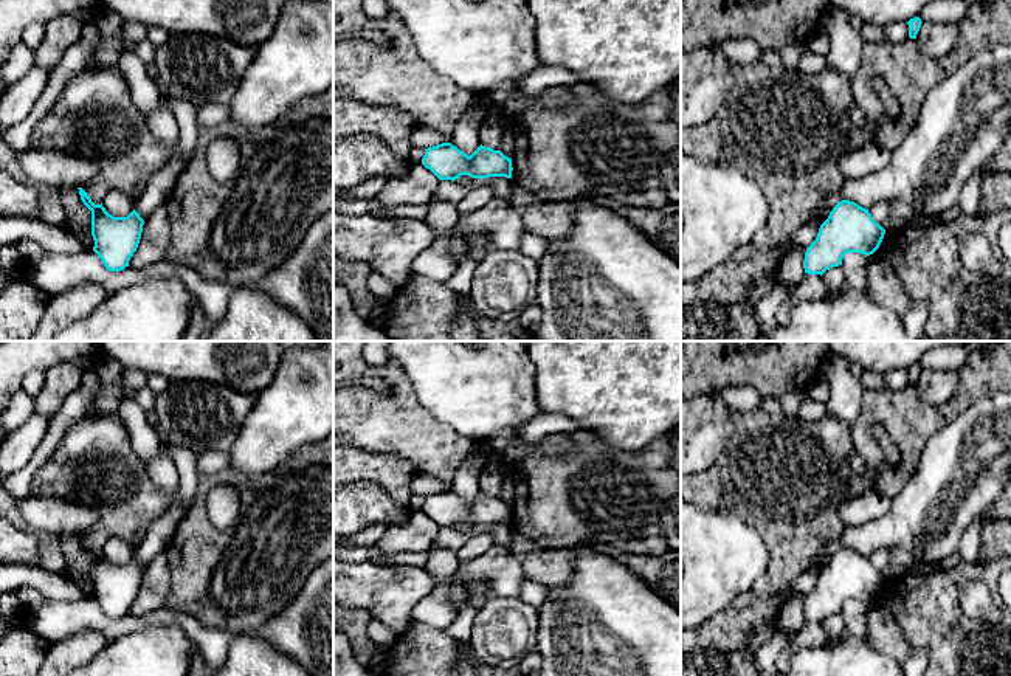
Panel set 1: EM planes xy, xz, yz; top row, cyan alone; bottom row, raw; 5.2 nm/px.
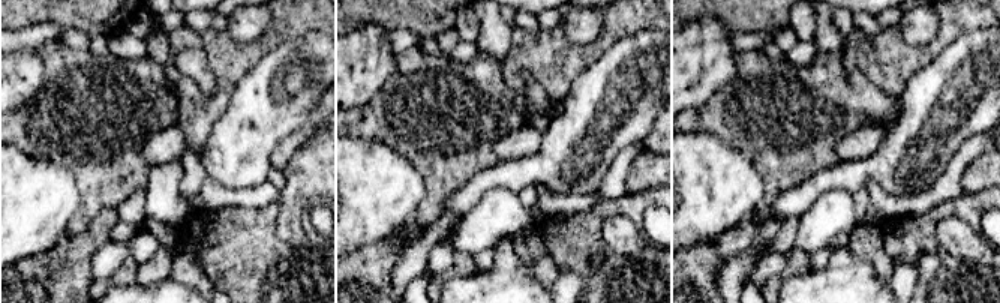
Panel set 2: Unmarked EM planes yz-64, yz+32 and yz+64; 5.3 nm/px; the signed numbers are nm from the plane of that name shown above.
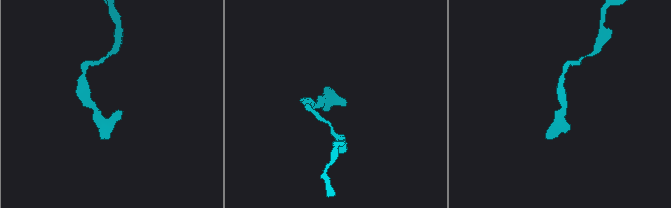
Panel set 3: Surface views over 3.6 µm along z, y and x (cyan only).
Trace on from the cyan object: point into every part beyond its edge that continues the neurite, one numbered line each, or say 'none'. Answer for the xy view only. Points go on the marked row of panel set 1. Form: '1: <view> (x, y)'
none

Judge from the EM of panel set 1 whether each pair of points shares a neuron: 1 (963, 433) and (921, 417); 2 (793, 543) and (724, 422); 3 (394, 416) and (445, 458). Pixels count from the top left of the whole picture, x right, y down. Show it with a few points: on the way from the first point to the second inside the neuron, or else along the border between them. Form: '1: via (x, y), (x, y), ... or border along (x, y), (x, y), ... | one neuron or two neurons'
1: border along (973, 403), (943, 425), (920, 453) | two neurons
2: border along (735, 411), (734, 436), (726, 447) | two neurons
3: via (407, 428), (433, 447) | one neuron

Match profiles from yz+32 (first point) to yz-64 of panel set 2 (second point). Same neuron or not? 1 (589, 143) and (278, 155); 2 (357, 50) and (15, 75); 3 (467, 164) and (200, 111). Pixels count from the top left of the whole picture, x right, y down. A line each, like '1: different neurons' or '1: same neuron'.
1: different neurons
2: same neuron
3: different neurons

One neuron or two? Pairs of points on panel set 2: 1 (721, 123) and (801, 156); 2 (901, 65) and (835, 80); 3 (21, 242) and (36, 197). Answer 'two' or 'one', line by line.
1: one
2: two
3: one

